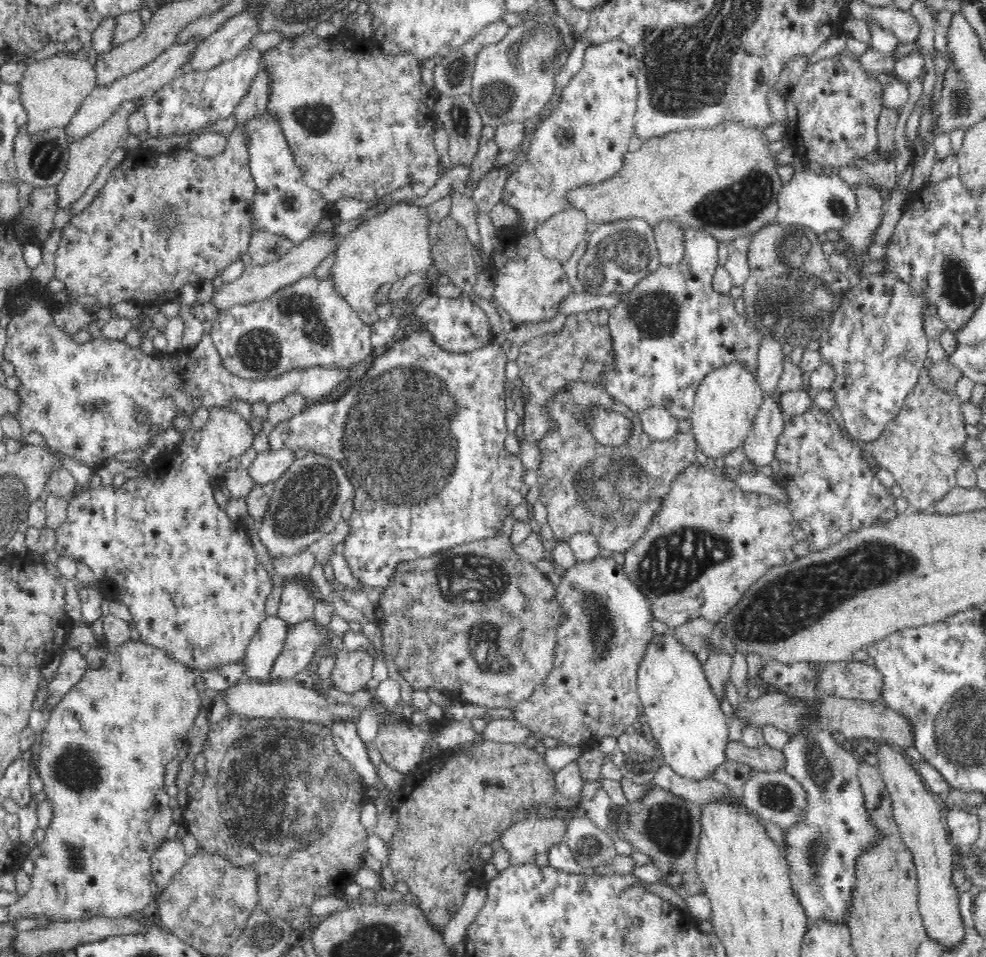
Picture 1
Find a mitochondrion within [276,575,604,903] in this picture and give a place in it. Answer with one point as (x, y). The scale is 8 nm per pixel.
(484, 643)

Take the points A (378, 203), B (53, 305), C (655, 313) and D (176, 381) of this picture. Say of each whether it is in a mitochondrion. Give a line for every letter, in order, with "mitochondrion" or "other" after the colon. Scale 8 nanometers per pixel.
A: other
B: other
C: mitochondrion
D: other

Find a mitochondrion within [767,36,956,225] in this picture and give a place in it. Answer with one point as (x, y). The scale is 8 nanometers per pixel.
(836, 205)

